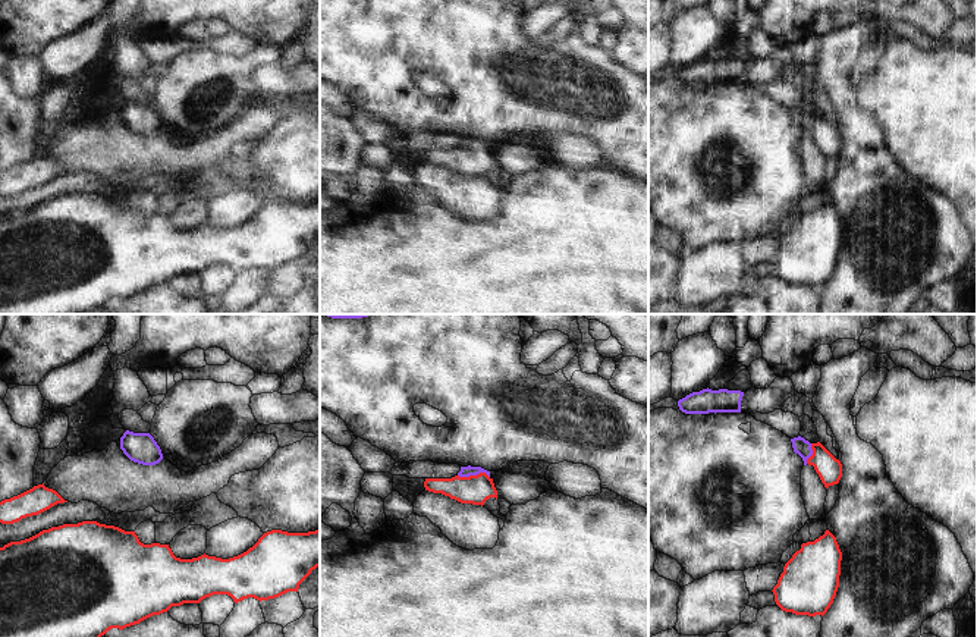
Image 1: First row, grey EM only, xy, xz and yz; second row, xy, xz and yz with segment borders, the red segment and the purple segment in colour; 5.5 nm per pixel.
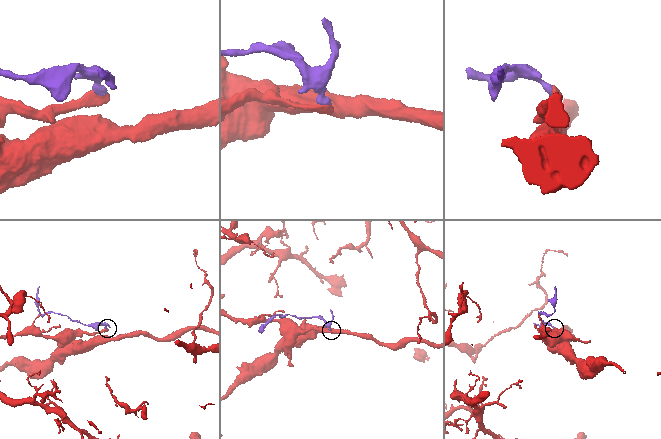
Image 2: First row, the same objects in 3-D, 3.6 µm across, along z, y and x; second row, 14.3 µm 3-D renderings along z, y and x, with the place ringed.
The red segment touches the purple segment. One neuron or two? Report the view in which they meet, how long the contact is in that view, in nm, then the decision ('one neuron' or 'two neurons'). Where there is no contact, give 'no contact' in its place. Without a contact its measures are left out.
meets red in xz; contact 180 nm long; one neuron

